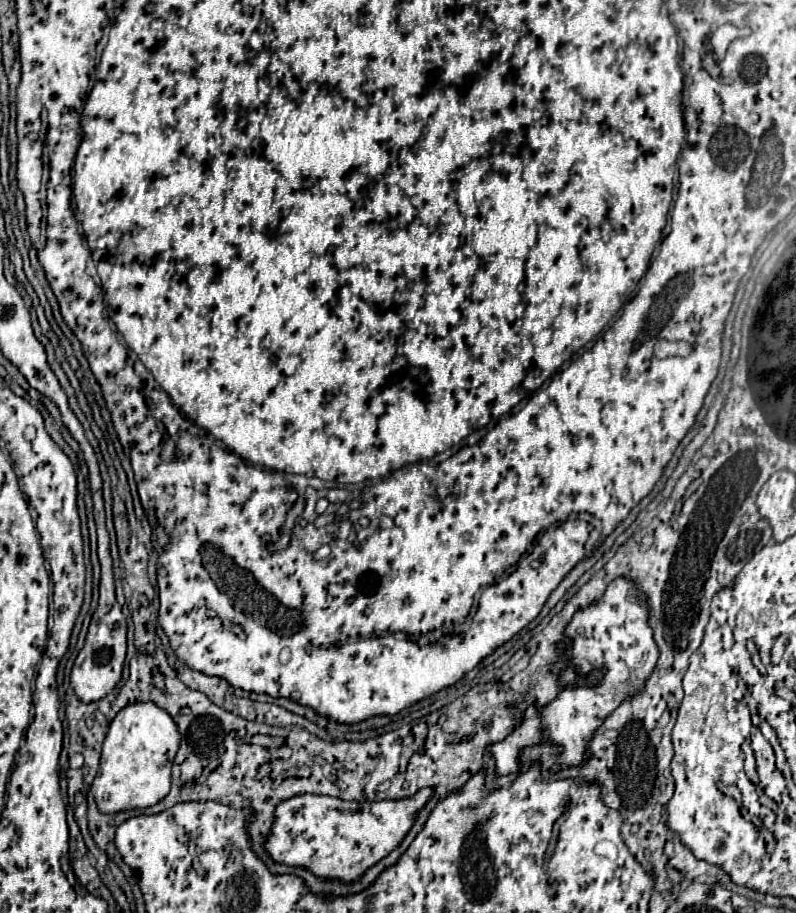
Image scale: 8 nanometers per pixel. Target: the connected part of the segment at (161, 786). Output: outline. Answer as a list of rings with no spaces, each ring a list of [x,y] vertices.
[[[137,701],[123,707],[109,725],[101,751],[101,769],[91,785],[99,811],[117,813],[133,807],[143,809],[161,801],[171,787],[171,763],[177,749],[179,731],[165,709],[153,701]]]

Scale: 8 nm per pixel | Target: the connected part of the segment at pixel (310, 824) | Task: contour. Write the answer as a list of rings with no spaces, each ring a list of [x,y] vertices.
[[[419,791],[411,799],[401,801],[374,801],[372,803],[348,802],[341,799],[331,799],[325,795],[297,795],[293,799],[281,801],[277,805],[277,821],[273,825],[273,833],[265,843],[269,855],[285,865],[303,865],[313,871],[317,877],[333,877],[343,881],[355,881],[367,867],[389,855],[405,837],[405,833],[413,825],[415,813],[427,803],[433,791]]]

